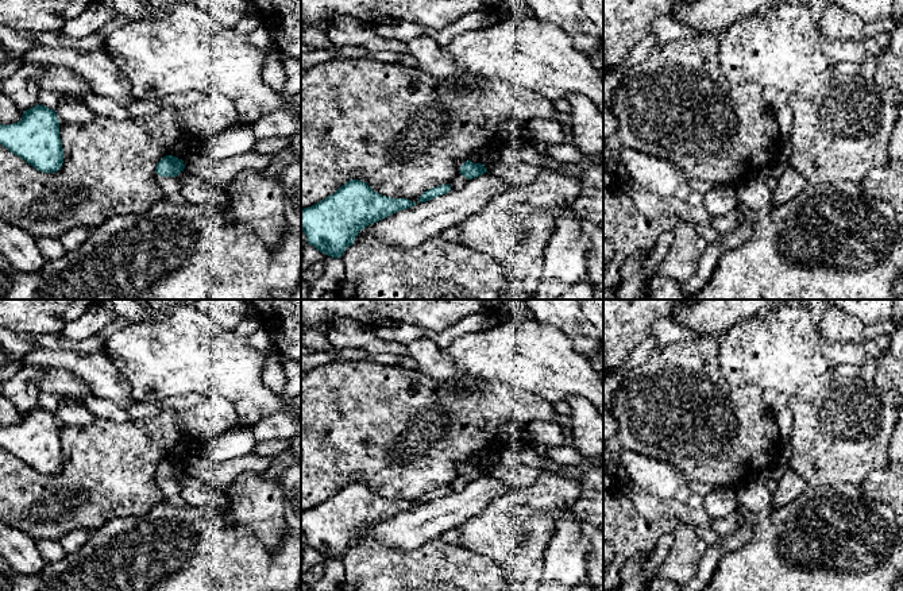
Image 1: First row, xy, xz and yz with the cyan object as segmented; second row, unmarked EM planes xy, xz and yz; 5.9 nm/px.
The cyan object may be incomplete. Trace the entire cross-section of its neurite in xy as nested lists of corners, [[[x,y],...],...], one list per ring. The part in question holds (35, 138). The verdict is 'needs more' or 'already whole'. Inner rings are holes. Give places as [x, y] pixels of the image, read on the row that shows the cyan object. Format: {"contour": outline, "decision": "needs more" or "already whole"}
{"contour": [[[36,104],[23,111],[18,123],[0,124],[0,144],[42,173],[55,173],[63,163],[55,111]]], "decision": "already whole"}

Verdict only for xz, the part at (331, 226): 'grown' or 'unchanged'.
unchanged

